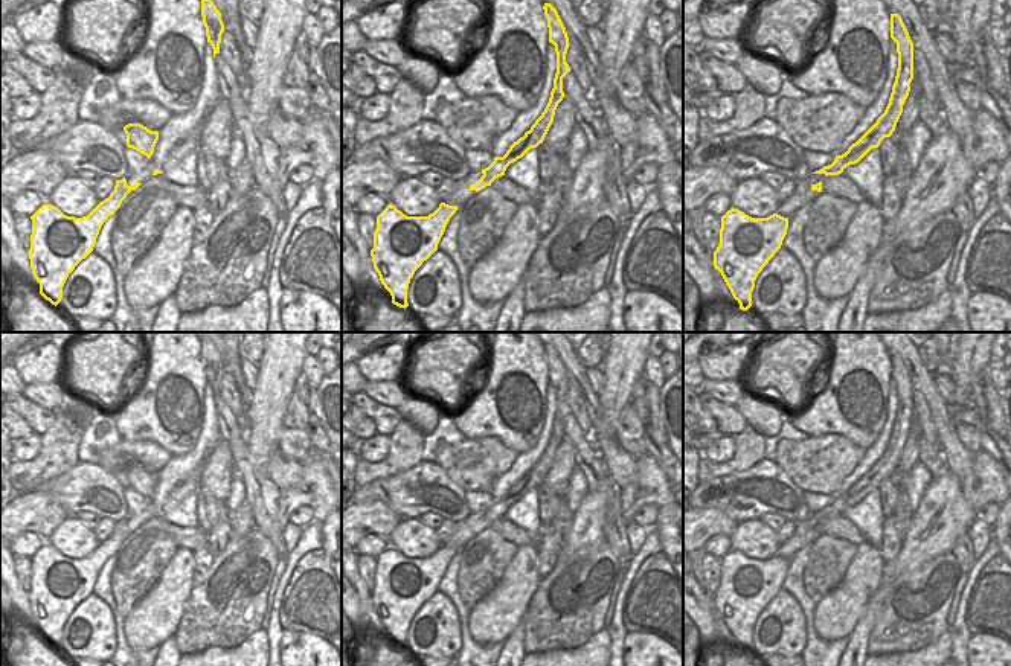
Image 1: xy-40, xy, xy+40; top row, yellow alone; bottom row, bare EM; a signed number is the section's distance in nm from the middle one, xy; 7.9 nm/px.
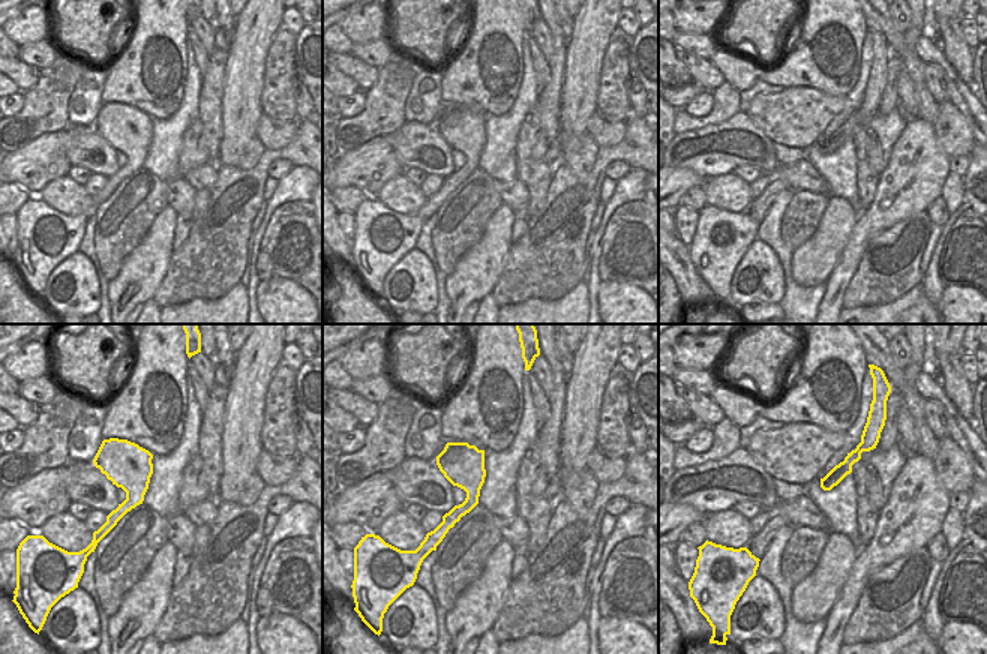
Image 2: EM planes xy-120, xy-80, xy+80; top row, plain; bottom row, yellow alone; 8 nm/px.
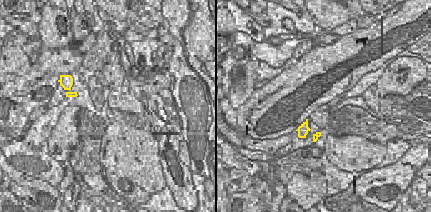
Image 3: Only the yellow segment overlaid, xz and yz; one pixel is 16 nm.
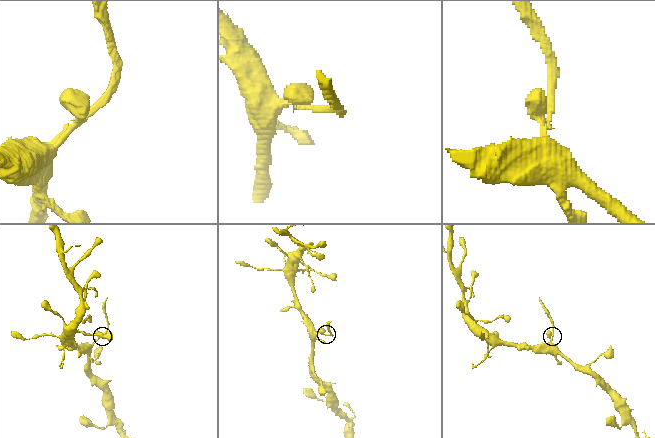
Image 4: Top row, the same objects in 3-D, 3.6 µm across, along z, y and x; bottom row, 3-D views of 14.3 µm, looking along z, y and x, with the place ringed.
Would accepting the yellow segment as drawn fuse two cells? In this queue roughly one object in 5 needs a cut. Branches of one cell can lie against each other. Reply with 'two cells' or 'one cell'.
two cells

